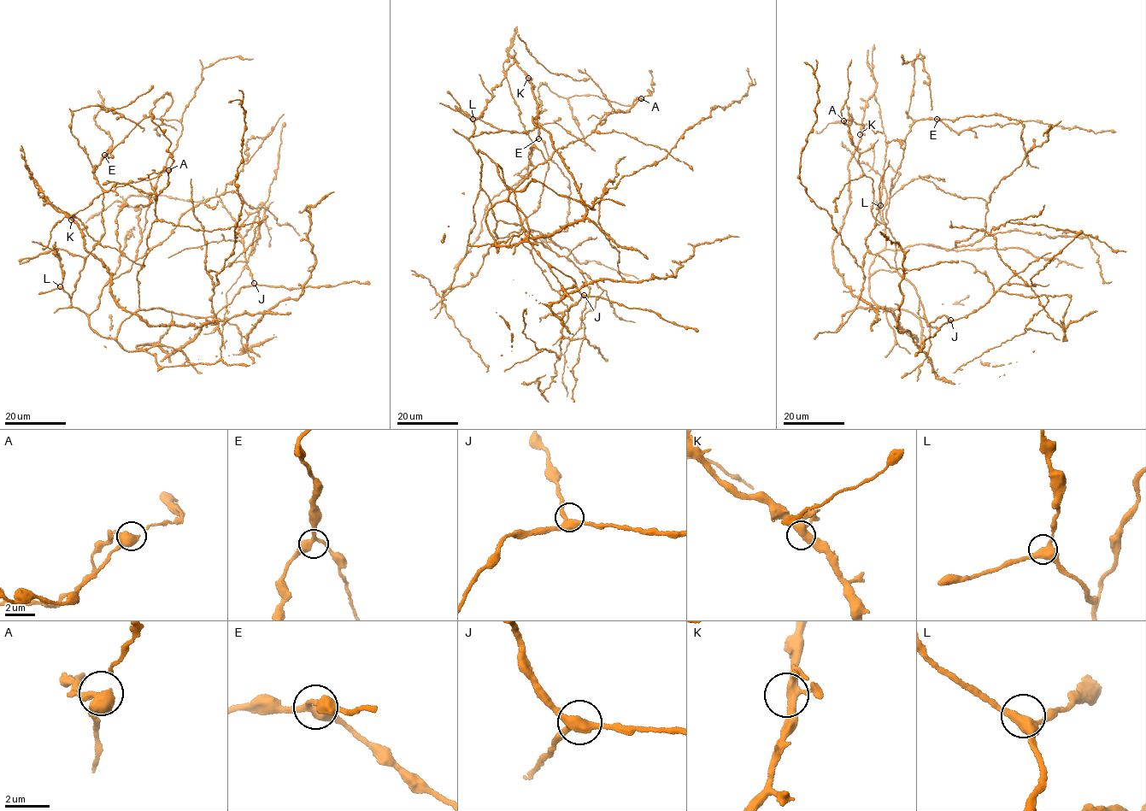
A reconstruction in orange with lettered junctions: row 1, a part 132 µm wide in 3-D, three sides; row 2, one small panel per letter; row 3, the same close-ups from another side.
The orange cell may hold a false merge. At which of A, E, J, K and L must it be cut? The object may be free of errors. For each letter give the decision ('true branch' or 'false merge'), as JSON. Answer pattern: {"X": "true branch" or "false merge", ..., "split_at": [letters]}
{"A": "false merge", "E": "true branch", "J": "true branch", "K": "true branch", "L": "true branch", "split_at": ["A"]}

